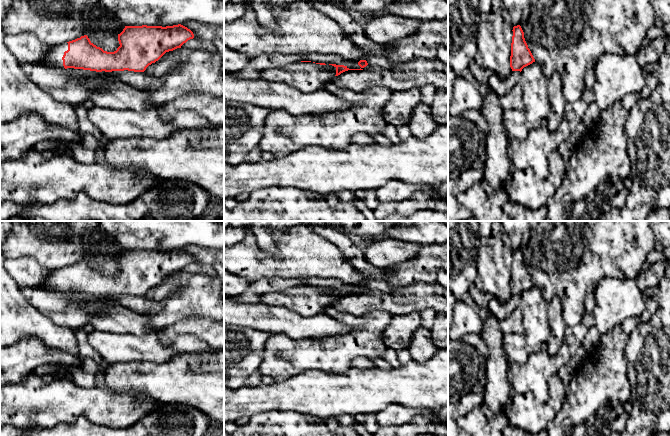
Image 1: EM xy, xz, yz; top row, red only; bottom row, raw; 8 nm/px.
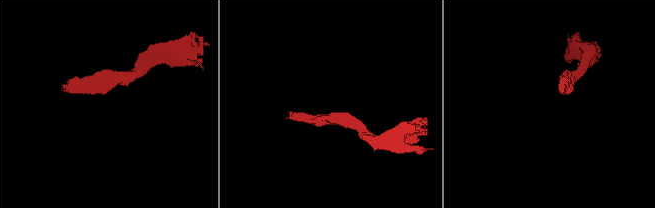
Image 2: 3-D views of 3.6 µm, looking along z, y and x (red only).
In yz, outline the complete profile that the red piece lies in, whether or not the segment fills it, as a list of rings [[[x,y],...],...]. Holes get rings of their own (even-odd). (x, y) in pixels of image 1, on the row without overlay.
[[[514,250],[512,255],[513,260],[510,280],[510,291],[512,296],[507,304],[509,309],[513,312],[520,306],[522,293],[535,286],[535,283],[525,265],[524,256],[521,250]]]

